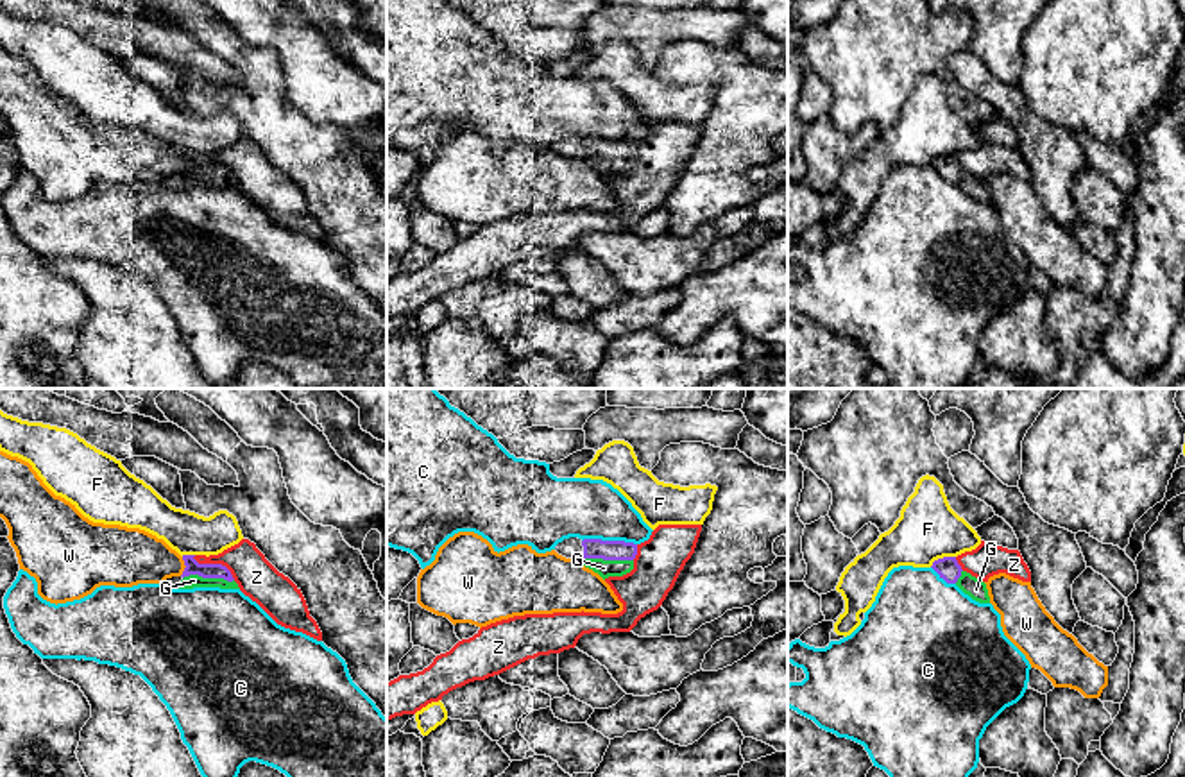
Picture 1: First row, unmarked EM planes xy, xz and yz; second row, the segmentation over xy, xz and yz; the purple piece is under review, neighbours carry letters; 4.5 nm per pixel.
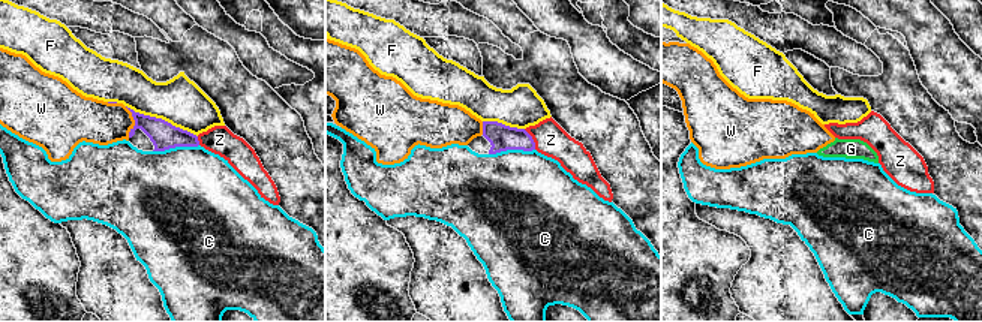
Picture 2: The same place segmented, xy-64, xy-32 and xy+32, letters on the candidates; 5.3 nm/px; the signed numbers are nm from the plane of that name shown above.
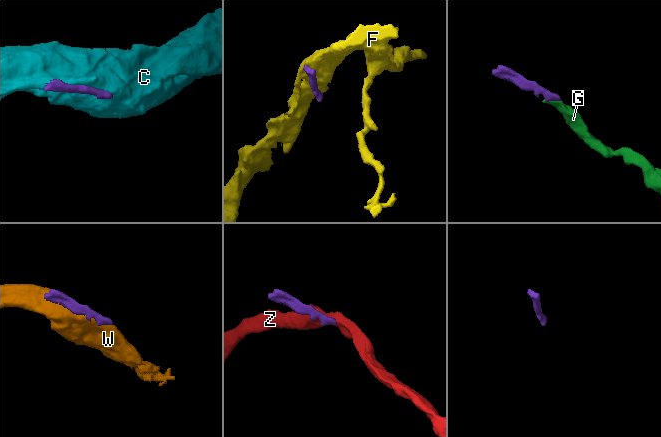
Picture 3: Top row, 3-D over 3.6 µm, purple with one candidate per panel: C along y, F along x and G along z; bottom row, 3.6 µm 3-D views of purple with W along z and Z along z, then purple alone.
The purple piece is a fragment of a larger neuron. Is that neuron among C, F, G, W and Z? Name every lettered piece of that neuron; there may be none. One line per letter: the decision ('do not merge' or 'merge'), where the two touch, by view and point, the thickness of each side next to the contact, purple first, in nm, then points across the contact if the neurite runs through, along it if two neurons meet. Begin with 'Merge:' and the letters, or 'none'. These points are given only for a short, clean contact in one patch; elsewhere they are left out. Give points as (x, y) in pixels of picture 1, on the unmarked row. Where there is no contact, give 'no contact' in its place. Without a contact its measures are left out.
Merge: G
C: do not merge; contact xz (609, 140); calibres 100 and 280 nm
F: do not merge; contact yz (944, 156); calibres 100 and 280 nm
G: merge; contact xy (208, 176); calibres 60 and 60 nm; way xy (192, 165), (208, 176), (194, 179)
W: do not merge; contact xy (185, 163); calibres 60 and 260 nm
Z: do not merge; contact xy (215, 163); calibres 60 and 180 nm; border xy (192, 156), (199, 162), (221, 162), (235, 178)

